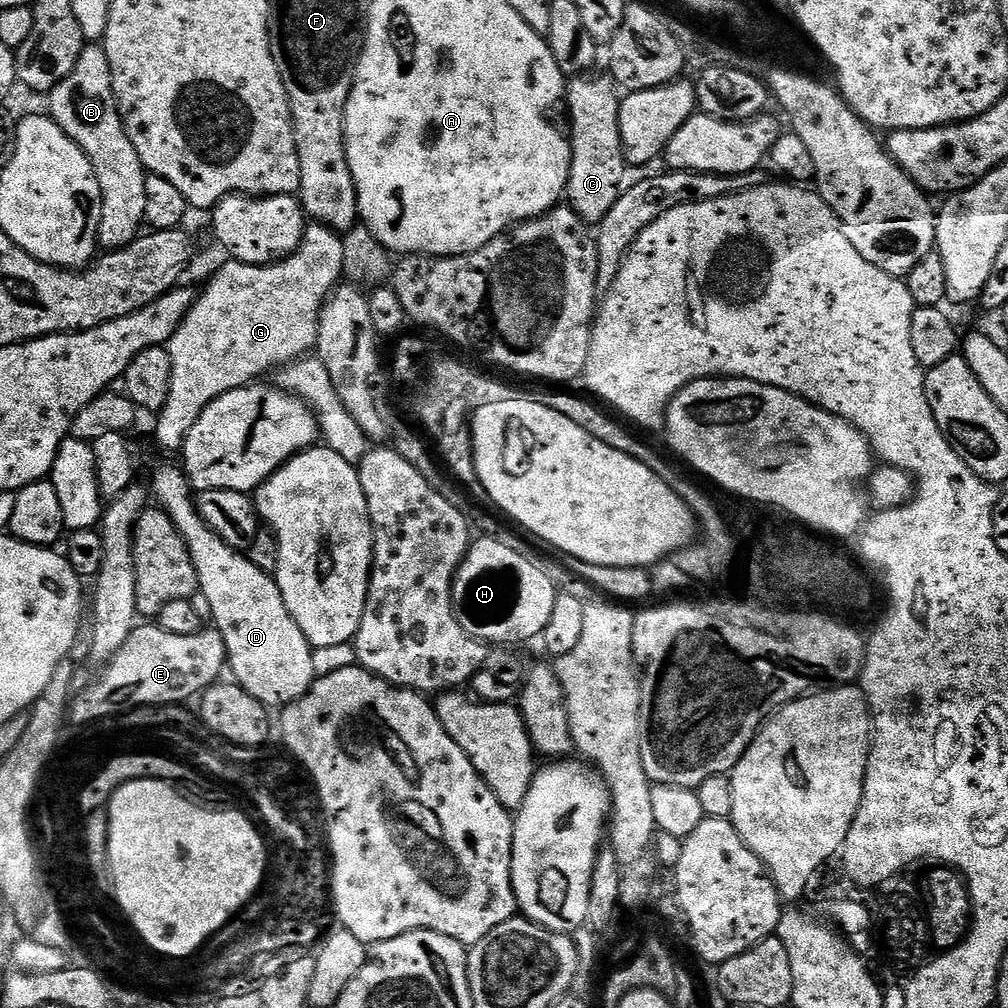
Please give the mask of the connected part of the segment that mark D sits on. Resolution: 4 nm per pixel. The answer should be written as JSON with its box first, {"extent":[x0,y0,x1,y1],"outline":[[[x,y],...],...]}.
{"extent":[150,464,317,710],"outline":[[[164,464],[152,476],[150,492],[155,503],[164,509],[174,522],[178,534],[186,542],[190,550],[190,558],[194,568],[198,570],[198,592],[206,596],[213,611],[213,625],[219,630],[228,651],[227,667],[233,672],[235,683],[245,688],[258,702],[262,702],[269,710],[283,710],[289,704],[300,700],[312,689],[312,681],[317,679],[314,674],[312,661],[312,645],[302,634],[302,630],[294,622],[290,610],[286,610],[286,602],[282,598],[282,590],[276,585],[275,579],[269,573],[262,571],[252,564],[251,559],[241,549],[232,548],[206,522],[200,517],[196,509],[194,489],[188,482],[188,477],[183,467]]]}

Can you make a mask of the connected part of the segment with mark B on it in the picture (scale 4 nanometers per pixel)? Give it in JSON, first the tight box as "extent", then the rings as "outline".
{"extent":[46,42,148,250],"outline":[[[96,42],[85,46],[74,70],[47,93],[46,100],[52,119],[88,155],[98,178],[102,194],[99,247],[104,250],[125,248],[141,231],[140,224],[145,223],[148,176],[144,163],[138,158],[138,150],[134,150],[124,129],[112,89],[110,62],[103,47]]]}

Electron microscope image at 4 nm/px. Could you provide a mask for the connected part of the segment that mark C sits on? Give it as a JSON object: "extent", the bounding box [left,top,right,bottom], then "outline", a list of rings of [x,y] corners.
{"extent":[566,74,626,226],"outline":[[[580,74],[575,77],[576,80],[567,85],[566,88],[566,104],[568,100],[568,116],[572,119],[572,132],[570,131],[570,143],[572,146],[572,161],[570,162],[570,174],[568,175],[568,186],[566,189],[567,203],[573,208],[580,217],[584,219],[584,223],[589,226],[599,226],[602,218],[606,218],[606,214],[610,214],[610,206],[614,206],[614,202],[618,202],[621,192],[626,187],[626,179],[624,180],[624,168],[626,169],[626,161],[624,159],[624,147],[622,146],[622,134],[618,130],[618,110],[620,109],[621,97],[616,96],[618,93],[618,85],[611,75],[592,76],[593,74]]]}

